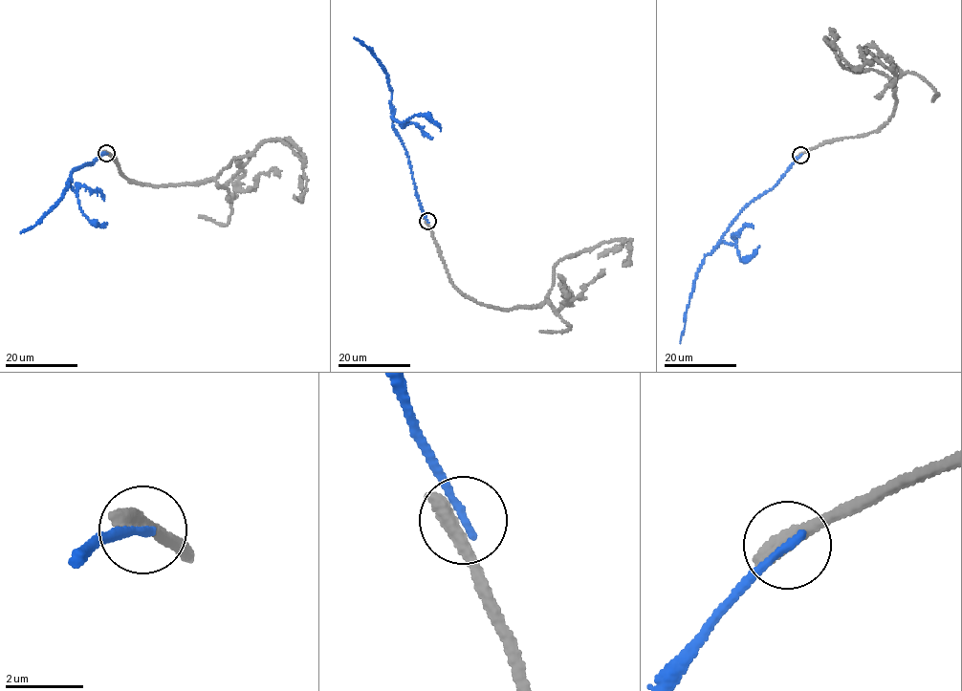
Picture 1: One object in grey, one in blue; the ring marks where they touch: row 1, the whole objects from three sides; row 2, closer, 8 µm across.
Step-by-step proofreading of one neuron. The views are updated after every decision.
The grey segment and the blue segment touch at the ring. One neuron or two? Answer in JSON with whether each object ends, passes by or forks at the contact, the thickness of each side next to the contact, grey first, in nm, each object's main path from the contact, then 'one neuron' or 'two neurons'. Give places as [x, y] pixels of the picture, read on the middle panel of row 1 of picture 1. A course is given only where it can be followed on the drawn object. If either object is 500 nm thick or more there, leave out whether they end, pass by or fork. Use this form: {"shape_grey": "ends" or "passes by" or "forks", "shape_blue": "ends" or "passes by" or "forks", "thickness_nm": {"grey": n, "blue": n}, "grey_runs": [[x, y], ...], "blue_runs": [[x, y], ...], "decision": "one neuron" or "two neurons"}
{"thickness_nm": {"grey": 550, "blue": 220}, "grey_runs": [[426, 221], [449, 280], [483, 305], [536, 307], [545, 301], [553, 266], [614, 239], [630, 242], [623, 263]], "blue_runs": [[427, 221], [415, 190], [408, 156], [393, 125], [392, 90], [388, 75], [373, 52], [354, 37]], "decision": "two neurons"}

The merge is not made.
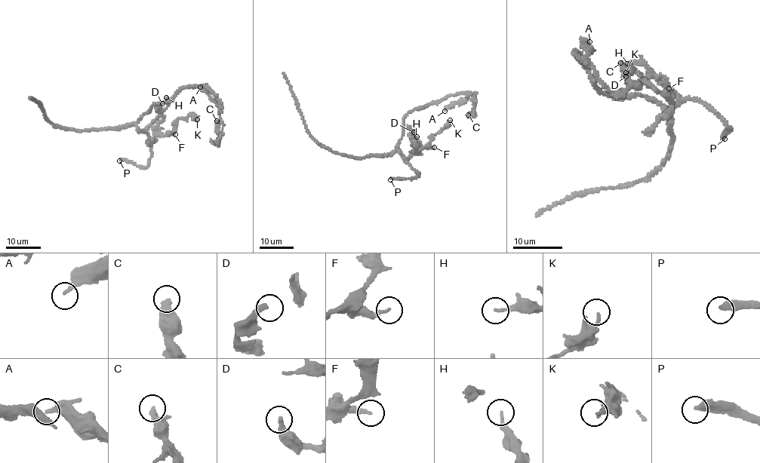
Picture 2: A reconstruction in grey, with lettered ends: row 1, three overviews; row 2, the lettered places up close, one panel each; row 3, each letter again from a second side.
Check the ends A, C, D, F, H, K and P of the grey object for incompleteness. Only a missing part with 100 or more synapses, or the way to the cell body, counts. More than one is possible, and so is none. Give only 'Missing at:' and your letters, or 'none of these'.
Missing at: P

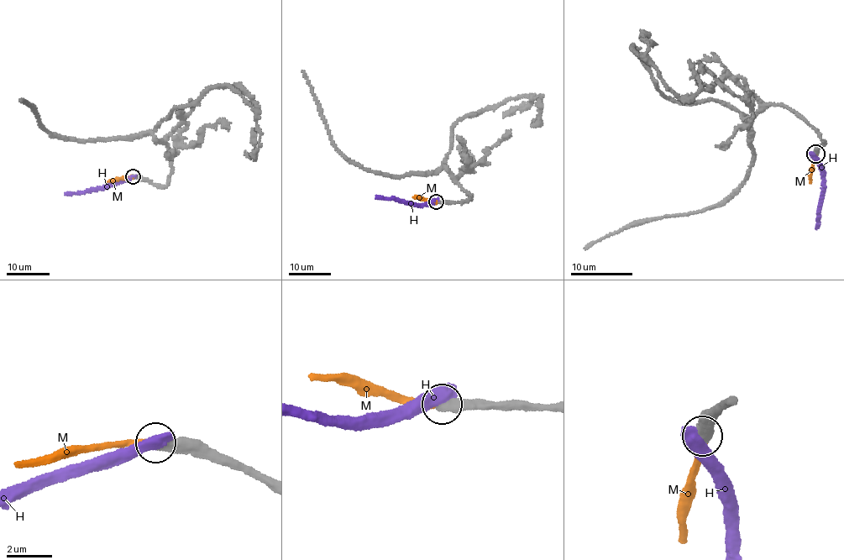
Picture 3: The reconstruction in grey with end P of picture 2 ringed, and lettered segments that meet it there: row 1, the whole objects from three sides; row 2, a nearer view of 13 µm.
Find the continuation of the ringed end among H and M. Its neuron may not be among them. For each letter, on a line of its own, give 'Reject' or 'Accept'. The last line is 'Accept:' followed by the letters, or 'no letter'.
H: Reject
M: Accept
Accept: M

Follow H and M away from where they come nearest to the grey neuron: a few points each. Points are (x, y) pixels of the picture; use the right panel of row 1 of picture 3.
H: (815, 153), (822, 185), (816, 229)
M: (815, 154), (810, 168), (810, 183)

